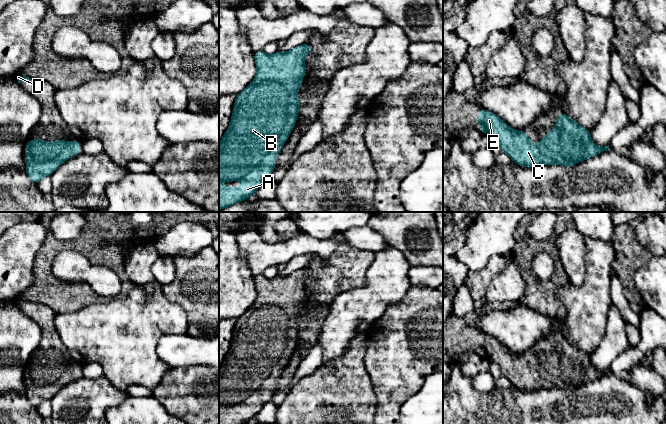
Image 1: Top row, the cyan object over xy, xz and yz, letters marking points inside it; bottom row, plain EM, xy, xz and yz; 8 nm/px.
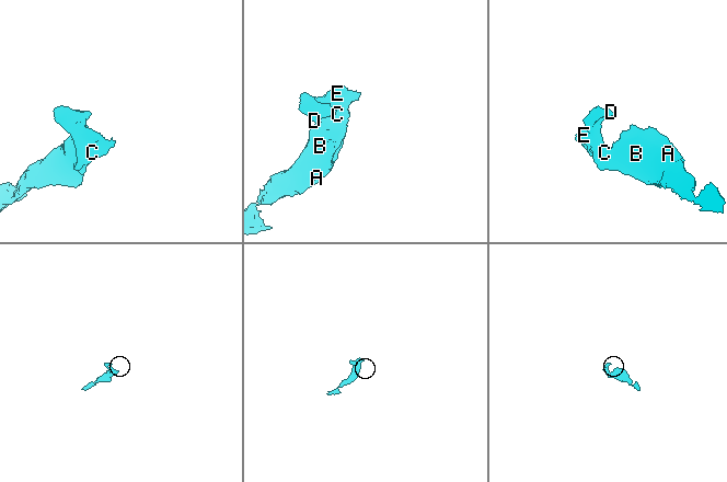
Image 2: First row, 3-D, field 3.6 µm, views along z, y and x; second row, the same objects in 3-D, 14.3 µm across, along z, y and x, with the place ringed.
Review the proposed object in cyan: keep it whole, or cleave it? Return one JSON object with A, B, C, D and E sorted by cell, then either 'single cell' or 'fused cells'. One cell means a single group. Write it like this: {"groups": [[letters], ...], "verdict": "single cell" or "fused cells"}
{"groups": [["A", "B", "C", "D", "E"]], "verdict": "single cell"}

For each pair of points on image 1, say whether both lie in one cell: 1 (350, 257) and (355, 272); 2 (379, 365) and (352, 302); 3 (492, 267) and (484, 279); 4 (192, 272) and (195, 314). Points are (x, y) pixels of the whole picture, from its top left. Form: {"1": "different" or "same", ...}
{"1": "same", "2": "different", "3": "same", "4": "same"}

